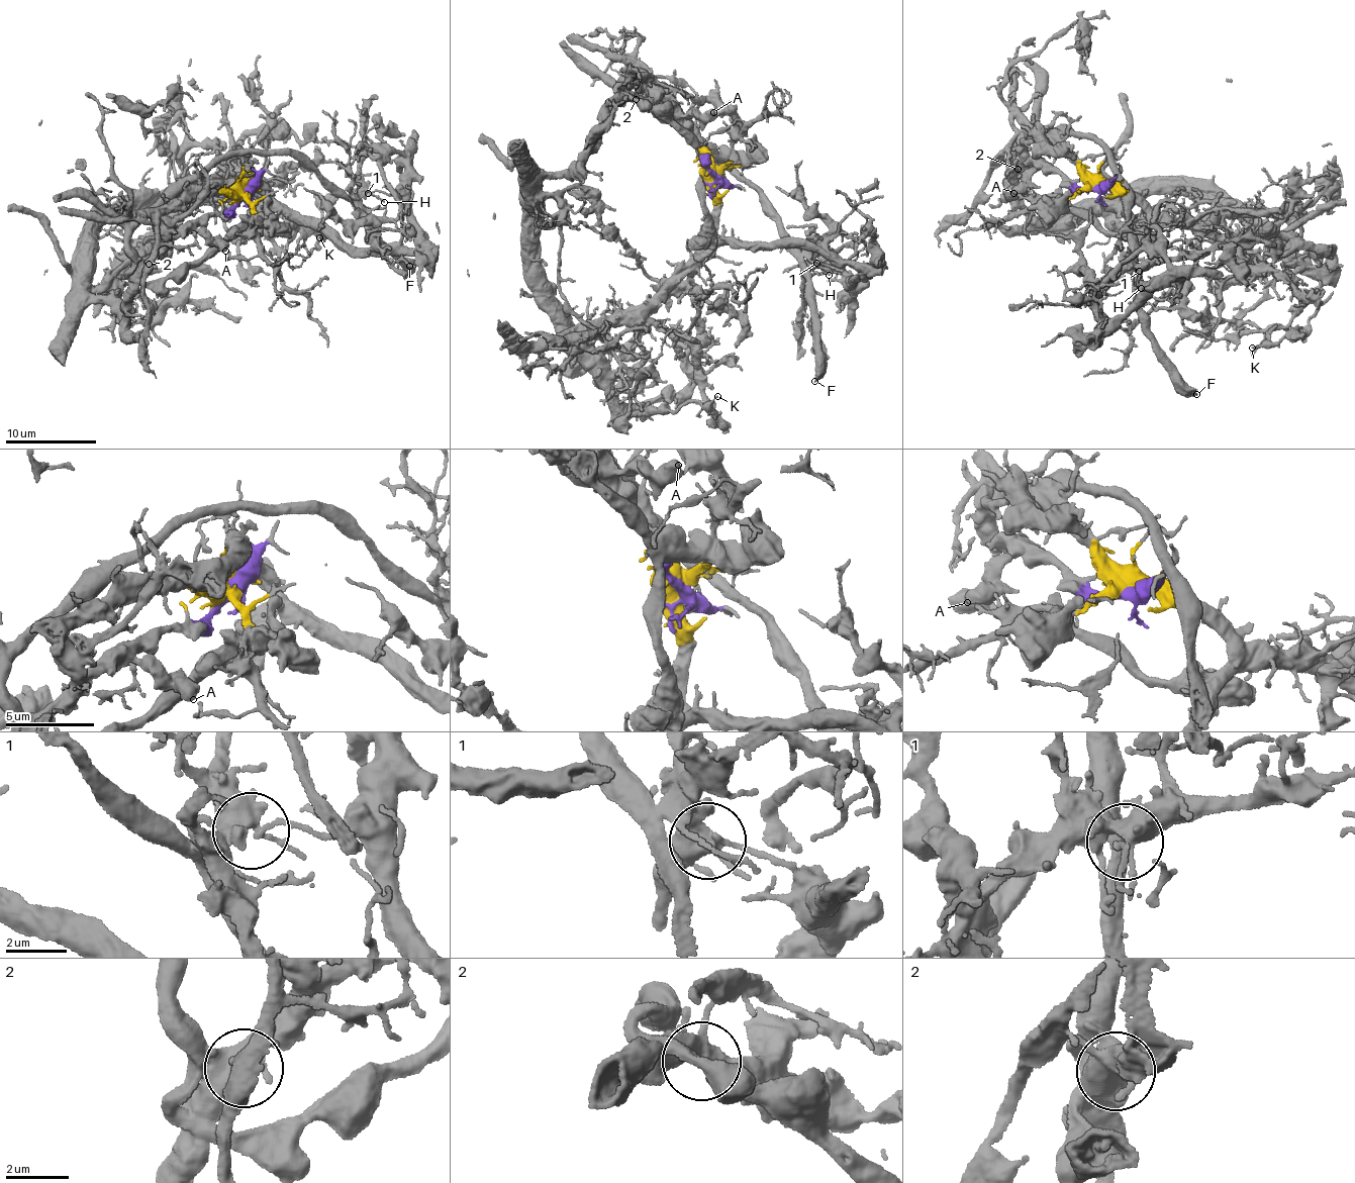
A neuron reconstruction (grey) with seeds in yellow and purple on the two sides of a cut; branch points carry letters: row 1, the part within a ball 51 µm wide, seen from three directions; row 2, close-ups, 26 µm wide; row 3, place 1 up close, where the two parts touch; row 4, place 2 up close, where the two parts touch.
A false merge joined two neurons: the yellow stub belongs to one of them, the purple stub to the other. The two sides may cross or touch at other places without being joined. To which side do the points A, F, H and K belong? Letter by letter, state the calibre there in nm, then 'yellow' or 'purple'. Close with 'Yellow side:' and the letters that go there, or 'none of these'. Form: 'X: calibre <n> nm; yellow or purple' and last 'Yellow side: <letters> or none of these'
A: calibre 600 nm; purple
F: calibre 400 nm; purple
H: calibre 150 nm; yellow
K: calibre 100 nm; purple
Yellow side: H

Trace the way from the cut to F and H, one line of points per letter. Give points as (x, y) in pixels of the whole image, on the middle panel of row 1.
F: (713, 178), (661, 94), (703, 101), (691, 105), (687, 130), (756, 184), (789, 241), (807, 282), (814, 382)
H: (713, 176), (713, 207), (718, 237), (816, 245), (825, 239), (814, 252), (814, 260), (830, 275)

